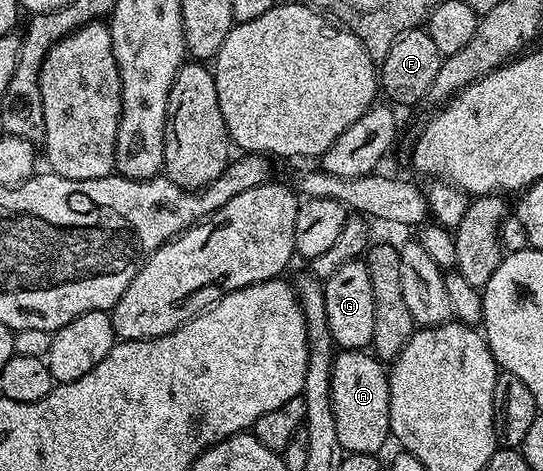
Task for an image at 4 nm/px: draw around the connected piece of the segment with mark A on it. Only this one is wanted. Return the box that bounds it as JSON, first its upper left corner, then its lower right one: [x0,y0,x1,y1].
[331,350,391,454]

